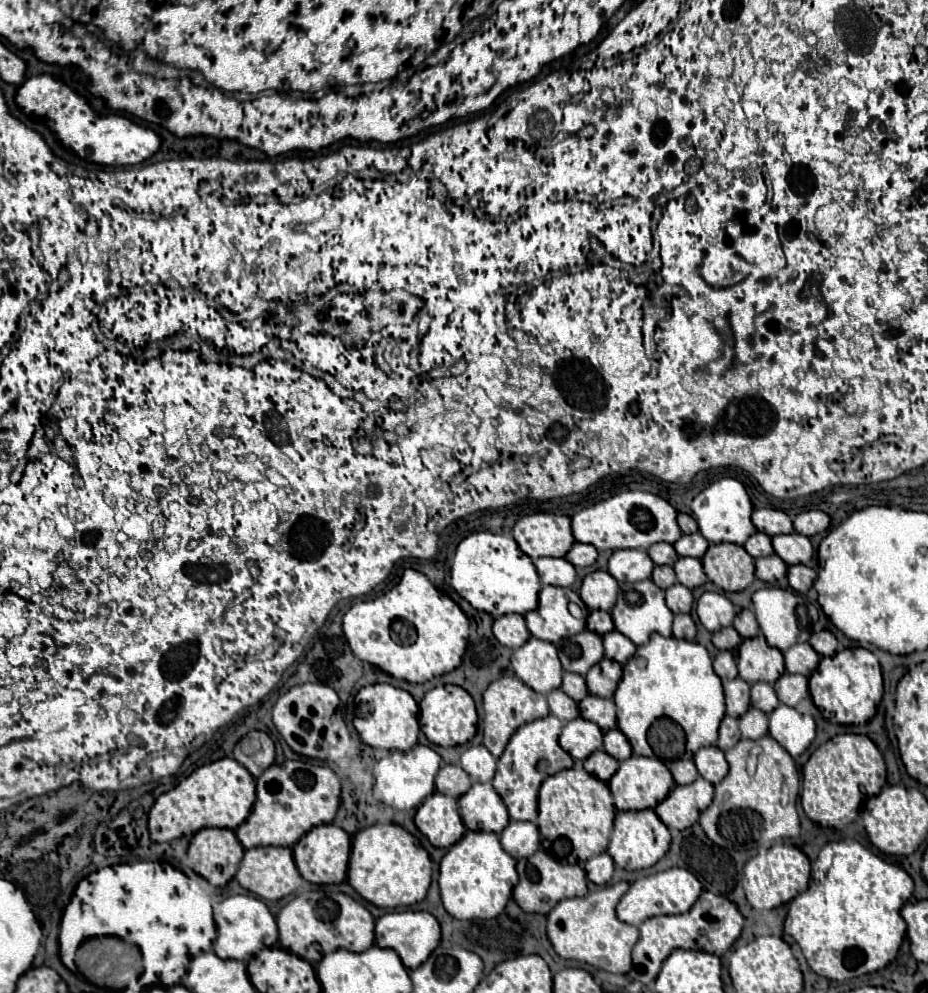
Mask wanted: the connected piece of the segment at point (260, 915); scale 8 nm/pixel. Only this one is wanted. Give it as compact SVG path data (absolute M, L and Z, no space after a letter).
M239 894L239 896L225 898L215 910L215 924L217 924L215 954L219 954L219 958L243 960L263 948L271 948L277 944L275 918L269 912L269 908L255 896Z

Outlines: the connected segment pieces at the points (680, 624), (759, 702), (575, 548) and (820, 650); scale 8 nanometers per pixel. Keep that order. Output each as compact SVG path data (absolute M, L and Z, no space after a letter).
M675 614L673 636L683 638L683 640L693 640L695 638L695 622L689 614Z
M753 682L751 684L751 706L769 714L771 710L775 710L777 704L779 704L779 698L777 698L771 684L767 684L767 682Z
M575 542L565 556L573 566L591 566L597 560L595 546L587 546L583 542Z
M821 630L821 632L817 632L817 634L811 636L811 646L815 648L817 654L831 656L831 654L835 654L837 640L835 640L835 636L829 630Z

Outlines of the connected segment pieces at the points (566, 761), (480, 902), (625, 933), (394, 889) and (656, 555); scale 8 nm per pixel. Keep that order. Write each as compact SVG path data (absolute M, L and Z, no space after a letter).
M553 714L527 722L511 736L503 756L497 760L497 774L493 778L493 786L497 794L503 798L513 820L537 822L537 792L541 782L547 776L573 766L573 758L559 746L561 728L563 722Z
M467 830L463 838L447 850L439 870L443 906L453 918L459 920L485 920L499 916L511 898L511 890L517 880L515 860L501 848L499 838L487 832Z
M617 882L583 898L561 900L547 914L547 938L551 940L555 952L567 960L587 962L613 974L627 974L631 968L631 948L639 938L637 926L625 924L615 916L615 906L627 890L627 882Z
M373 824L353 836L349 856L349 884L371 904L381 908L421 902L431 884L431 860L423 846L397 824Z
M667 542L653 544L653 546L651 546L647 552L649 552L651 560L653 560L657 566L663 566L663 564L673 566L673 564L677 562L677 558L679 558L679 554L675 552L675 548L673 548L671 544L667 544Z

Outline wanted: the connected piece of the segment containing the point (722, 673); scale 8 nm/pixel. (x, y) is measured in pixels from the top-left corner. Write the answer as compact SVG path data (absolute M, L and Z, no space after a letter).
M719 652L713 660L713 668L715 672L719 674L721 680L731 680L731 678L737 678L737 662L735 662L735 656L733 652Z

